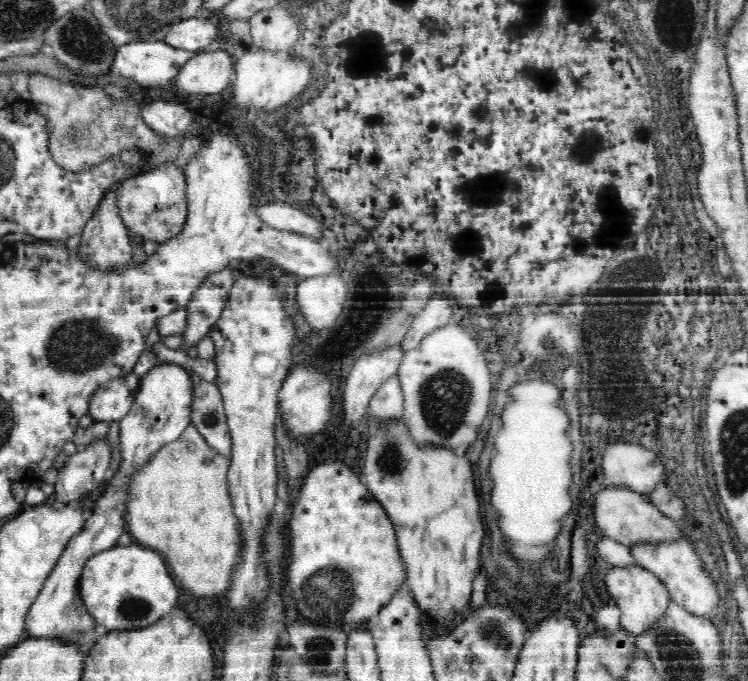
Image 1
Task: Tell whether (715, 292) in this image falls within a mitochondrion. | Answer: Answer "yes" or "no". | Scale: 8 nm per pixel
no

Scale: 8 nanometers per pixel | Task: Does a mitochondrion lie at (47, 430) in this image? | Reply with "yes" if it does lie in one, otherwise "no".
no

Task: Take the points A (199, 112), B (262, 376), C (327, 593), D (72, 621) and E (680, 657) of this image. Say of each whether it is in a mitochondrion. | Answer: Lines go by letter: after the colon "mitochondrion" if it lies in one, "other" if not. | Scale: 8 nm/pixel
A: other
B: other
C: mitochondrion
D: mitochondrion
E: mitochondrion

